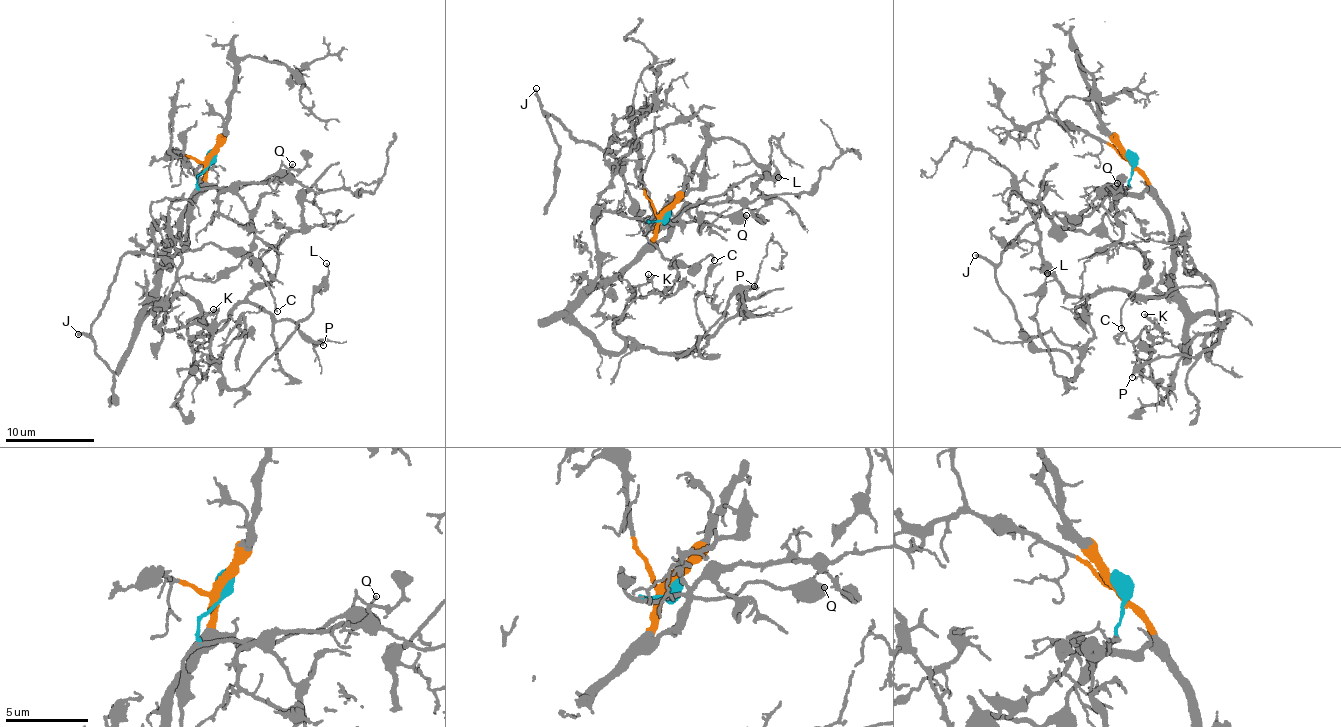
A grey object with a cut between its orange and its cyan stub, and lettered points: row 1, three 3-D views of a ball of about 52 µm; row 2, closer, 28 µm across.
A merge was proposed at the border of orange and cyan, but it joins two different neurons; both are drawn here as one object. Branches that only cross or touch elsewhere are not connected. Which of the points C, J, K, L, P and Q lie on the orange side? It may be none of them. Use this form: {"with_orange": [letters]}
{"with_orange": ["K", "L", "P"]}

